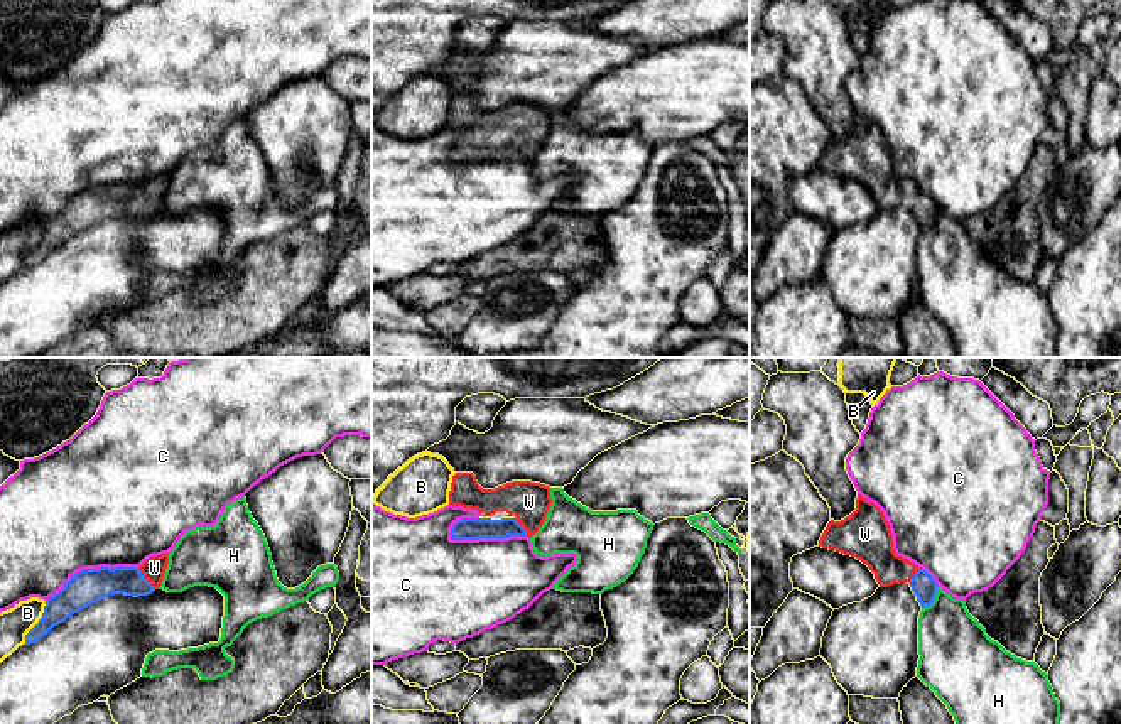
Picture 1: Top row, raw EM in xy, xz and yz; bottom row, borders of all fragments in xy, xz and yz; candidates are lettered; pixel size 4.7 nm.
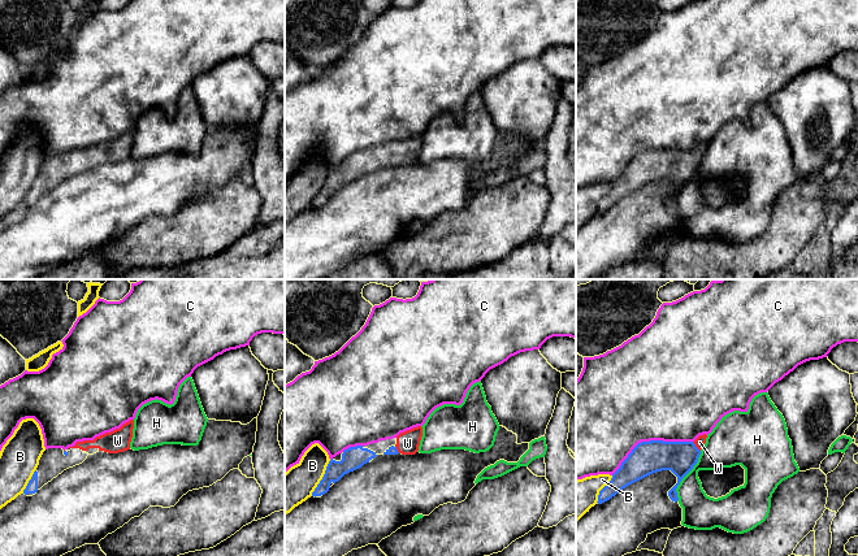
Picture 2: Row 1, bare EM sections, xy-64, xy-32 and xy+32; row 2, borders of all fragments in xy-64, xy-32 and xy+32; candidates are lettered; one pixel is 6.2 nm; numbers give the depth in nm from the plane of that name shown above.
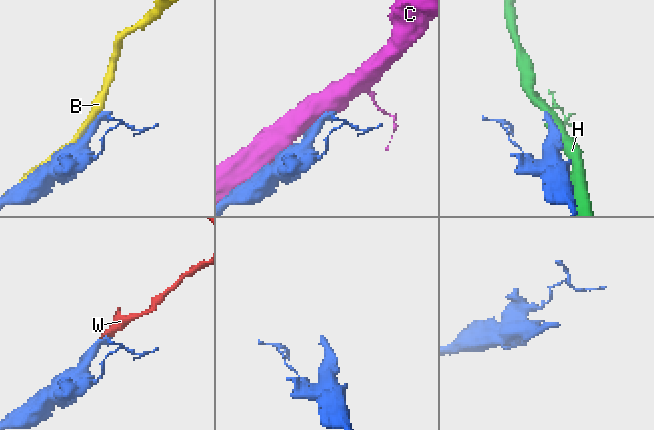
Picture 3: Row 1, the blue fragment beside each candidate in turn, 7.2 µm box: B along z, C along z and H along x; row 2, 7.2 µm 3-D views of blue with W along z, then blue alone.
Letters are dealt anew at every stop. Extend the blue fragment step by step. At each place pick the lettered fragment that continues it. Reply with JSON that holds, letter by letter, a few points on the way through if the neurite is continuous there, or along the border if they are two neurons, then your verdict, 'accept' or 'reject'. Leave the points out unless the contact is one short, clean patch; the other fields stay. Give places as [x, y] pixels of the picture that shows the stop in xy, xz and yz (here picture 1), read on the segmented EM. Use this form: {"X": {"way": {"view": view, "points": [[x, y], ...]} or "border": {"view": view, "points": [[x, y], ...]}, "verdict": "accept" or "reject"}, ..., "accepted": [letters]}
{"B": {"verdict": "reject"}, "C": {"verdict": "reject"}, "H": {"verdict": "reject"}, "W": {"way": {"view": "xy", "points": [[93, 584], [144, 578], [154, 567]]}, "verdict": "accept"}, "accepted": ["W"]}

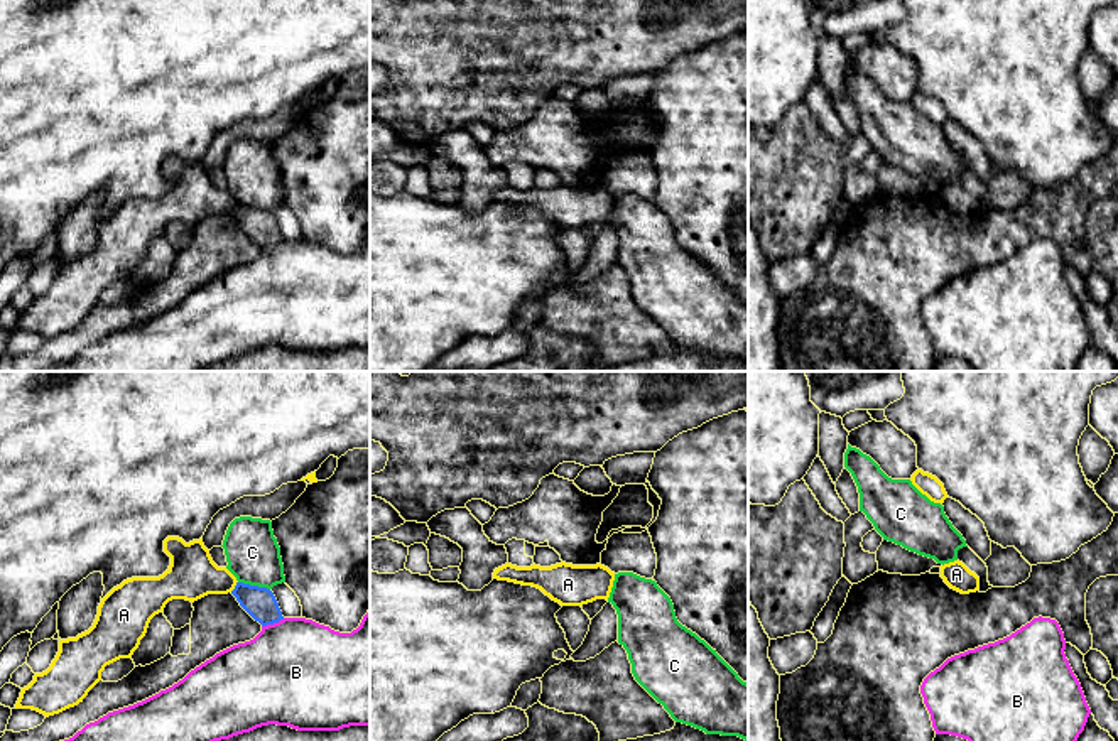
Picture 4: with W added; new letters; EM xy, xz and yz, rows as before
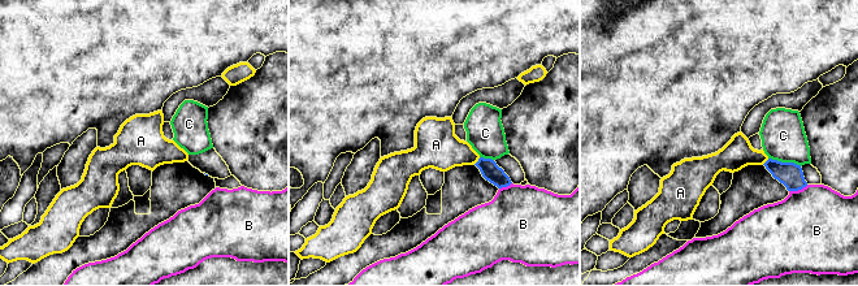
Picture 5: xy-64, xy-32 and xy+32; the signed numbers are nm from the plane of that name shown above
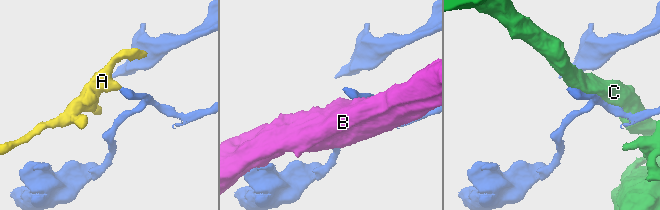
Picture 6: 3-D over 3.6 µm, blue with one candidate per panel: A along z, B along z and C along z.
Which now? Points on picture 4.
{"A": {"border": {"view": "xy", "points": [[237, 581], [230, 591]]}, "verdict": "reject"}, "B": {"verdict": "reject"}, "C": {"verdict": "reject"}, "accepted": []}

